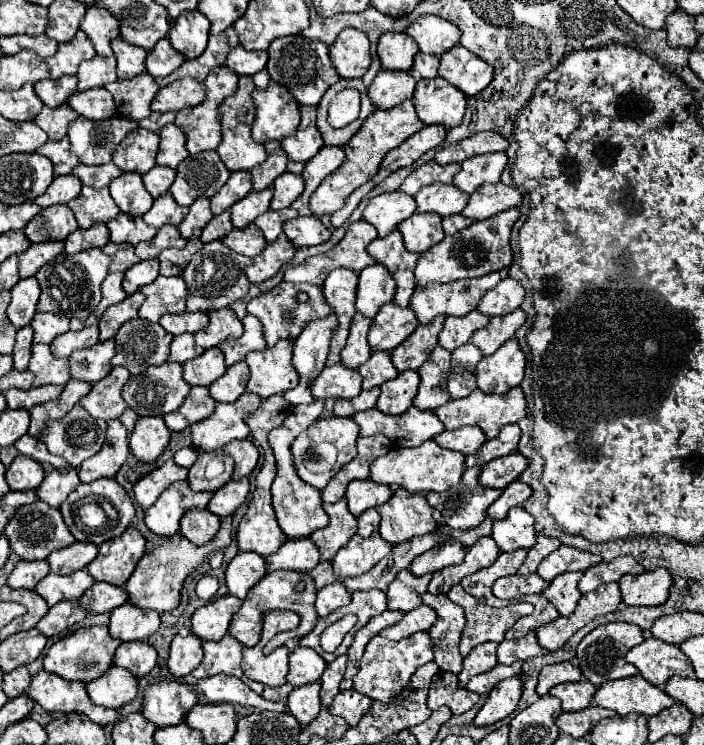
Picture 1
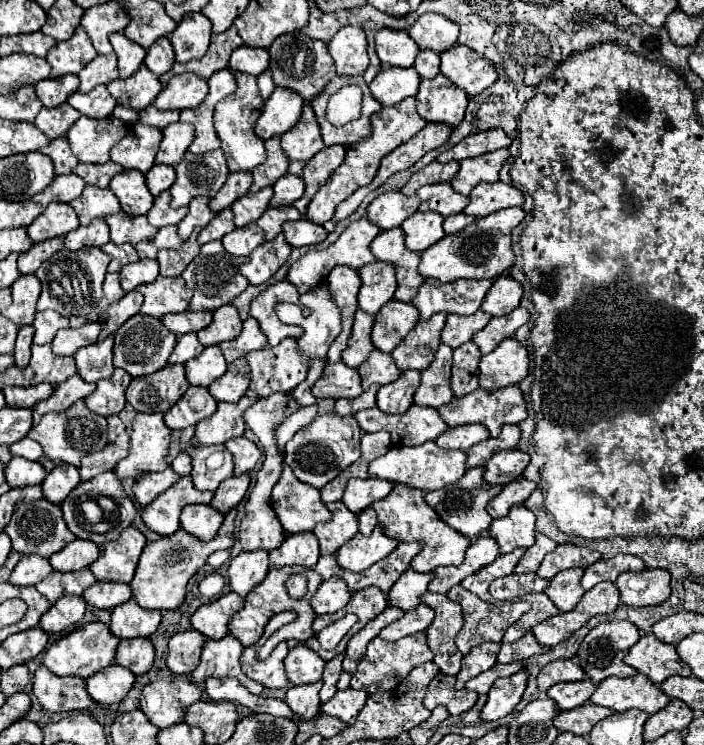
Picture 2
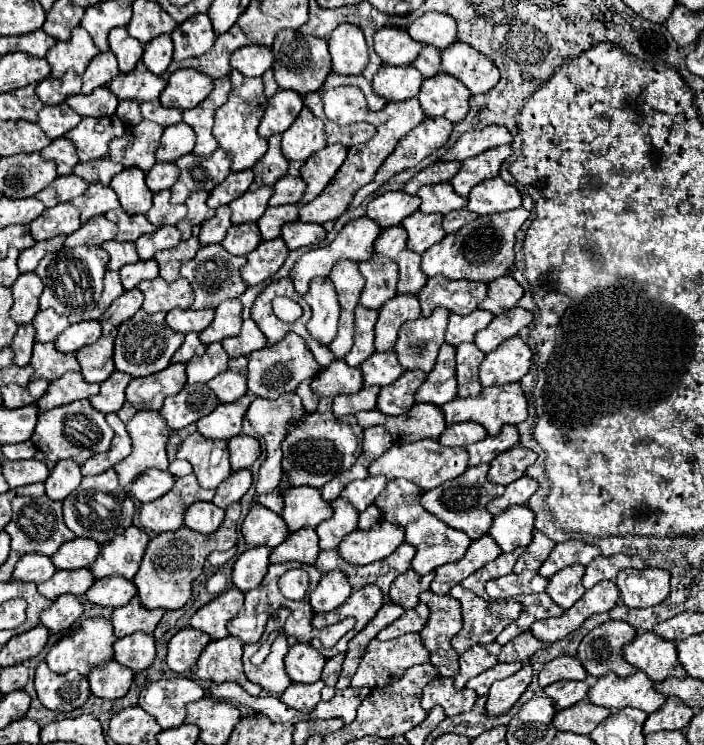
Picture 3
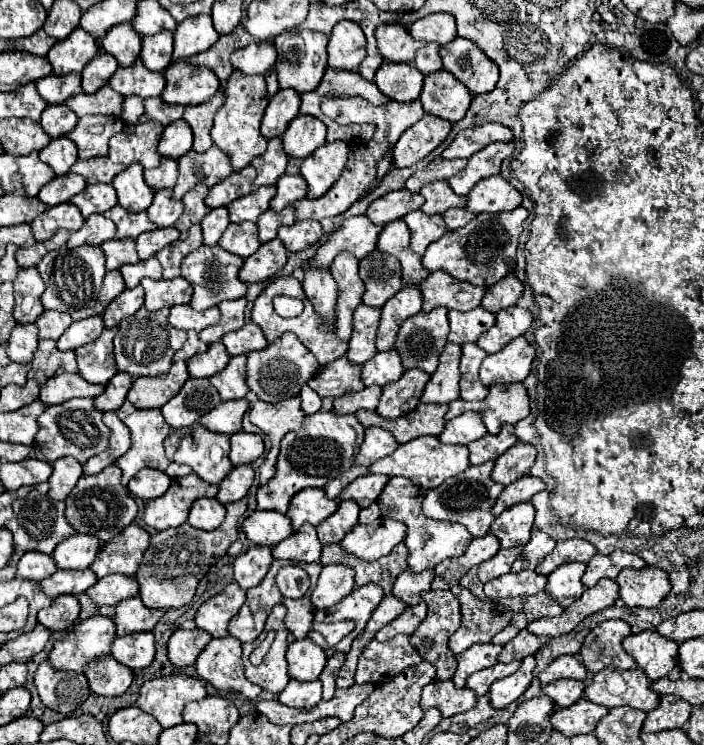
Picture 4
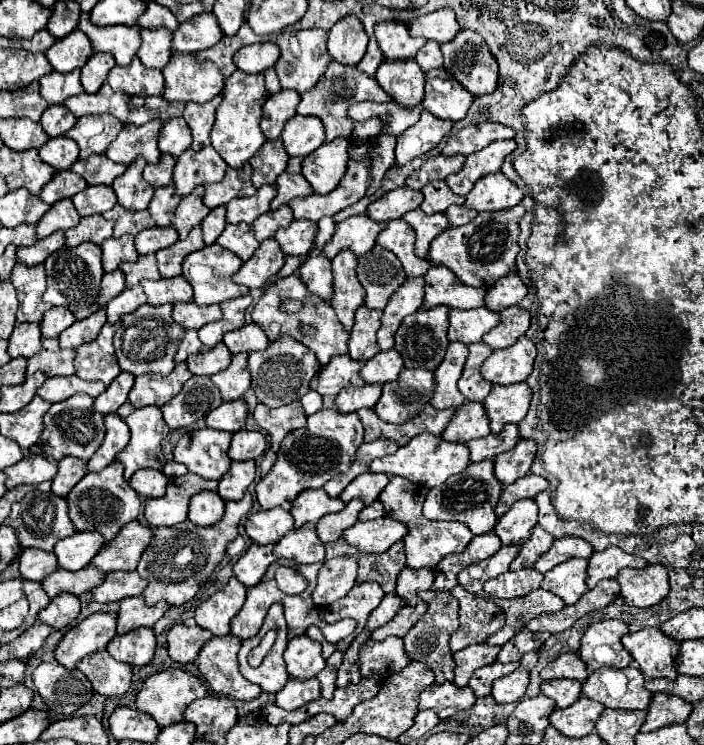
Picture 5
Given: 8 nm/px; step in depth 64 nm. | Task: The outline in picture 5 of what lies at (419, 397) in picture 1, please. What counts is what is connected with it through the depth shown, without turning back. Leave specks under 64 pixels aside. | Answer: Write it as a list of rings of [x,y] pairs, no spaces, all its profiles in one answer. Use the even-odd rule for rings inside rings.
[[[450,342],[442,364],[434,370],[436,390],[432,396],[432,406],[438,410],[458,408],[466,398],[458,390],[458,380],[468,356],[468,346],[462,342]]]

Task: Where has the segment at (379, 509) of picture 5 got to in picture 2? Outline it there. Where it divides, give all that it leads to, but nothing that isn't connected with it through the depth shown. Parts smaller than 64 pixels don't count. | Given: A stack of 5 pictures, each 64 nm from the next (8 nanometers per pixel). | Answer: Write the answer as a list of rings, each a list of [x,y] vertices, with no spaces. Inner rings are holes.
[[[368,506],[368,508],[360,514],[360,532],[368,536],[368,534],[374,530],[376,524],[378,524],[378,520],[376,520],[376,512],[374,512],[372,506]]]

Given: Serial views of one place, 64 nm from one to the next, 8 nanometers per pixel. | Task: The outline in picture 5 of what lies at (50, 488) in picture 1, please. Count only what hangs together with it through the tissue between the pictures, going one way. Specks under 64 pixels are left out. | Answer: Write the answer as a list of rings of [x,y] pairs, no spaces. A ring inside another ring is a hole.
[[[72,456],[62,458],[58,462],[58,474],[52,480],[52,492],[64,498],[86,474],[88,474],[86,460],[72,458]]]

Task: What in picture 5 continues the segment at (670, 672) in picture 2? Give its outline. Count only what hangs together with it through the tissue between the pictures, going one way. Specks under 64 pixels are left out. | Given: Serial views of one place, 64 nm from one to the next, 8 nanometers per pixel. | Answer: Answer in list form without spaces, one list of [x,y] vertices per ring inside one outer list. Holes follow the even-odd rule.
[[[642,628],[622,636],[624,648],[638,662],[640,672],[646,680],[678,676],[674,660],[678,656],[678,642],[666,636],[660,628]]]

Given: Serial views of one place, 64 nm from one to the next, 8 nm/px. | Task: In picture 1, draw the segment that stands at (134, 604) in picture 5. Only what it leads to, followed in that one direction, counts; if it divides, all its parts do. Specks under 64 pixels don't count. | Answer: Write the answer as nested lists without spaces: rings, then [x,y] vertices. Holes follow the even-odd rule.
[[[130,602],[112,610],[110,616],[110,636],[122,642],[146,640],[160,626],[160,614],[156,610],[144,610]]]

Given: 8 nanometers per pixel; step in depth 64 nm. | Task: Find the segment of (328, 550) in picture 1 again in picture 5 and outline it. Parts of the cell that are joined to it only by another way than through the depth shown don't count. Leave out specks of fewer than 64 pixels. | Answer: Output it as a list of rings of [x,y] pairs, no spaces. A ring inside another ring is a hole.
[[[356,498],[356,500],[350,500],[342,512],[322,516],[316,524],[318,526],[318,538],[322,542],[332,542],[336,538],[342,538],[344,530],[358,522],[358,514],[362,508],[364,508],[364,504]]]

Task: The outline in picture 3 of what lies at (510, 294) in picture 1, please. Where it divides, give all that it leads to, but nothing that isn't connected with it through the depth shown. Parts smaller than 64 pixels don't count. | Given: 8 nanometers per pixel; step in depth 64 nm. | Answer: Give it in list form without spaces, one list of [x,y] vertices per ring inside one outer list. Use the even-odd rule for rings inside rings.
[[[502,276],[496,282],[488,284],[488,294],[480,302],[480,308],[498,316],[504,314],[508,308],[514,308],[522,294],[524,294],[522,286],[512,276]]]

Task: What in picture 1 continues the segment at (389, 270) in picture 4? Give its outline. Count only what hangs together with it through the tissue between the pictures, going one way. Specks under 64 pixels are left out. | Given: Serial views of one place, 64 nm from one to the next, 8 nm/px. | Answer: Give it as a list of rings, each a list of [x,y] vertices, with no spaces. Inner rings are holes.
[[[372,264],[360,272],[360,284],[356,292],[356,310],[362,312],[366,318],[374,318],[386,302],[394,298],[394,280],[390,272],[380,266]]]

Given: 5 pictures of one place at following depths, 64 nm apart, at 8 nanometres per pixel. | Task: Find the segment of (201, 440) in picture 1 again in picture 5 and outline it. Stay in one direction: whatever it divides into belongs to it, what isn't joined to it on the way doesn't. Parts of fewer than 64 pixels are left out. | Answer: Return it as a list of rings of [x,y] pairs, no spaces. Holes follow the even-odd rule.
[[[240,398],[222,402],[222,406],[218,406],[212,414],[206,416],[206,424],[214,430],[226,430],[234,434],[244,430],[246,418],[248,418],[248,404]]]

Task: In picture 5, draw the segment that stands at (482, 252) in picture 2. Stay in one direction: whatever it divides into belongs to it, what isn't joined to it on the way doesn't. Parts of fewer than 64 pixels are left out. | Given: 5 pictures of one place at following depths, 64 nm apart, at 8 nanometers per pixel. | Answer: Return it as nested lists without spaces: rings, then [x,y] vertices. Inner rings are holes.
[[[518,204],[510,210],[494,210],[494,212],[480,212],[472,222],[460,226],[460,228],[448,228],[440,236],[434,238],[430,246],[430,262],[448,266],[464,284],[488,288],[498,278],[510,274],[516,266],[516,254],[518,254],[518,222],[524,216],[524,206]]]

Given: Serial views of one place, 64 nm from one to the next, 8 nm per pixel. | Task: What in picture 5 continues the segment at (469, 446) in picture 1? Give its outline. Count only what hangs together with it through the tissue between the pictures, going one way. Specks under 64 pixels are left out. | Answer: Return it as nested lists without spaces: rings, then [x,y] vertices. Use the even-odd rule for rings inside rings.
[[[466,402],[456,418],[448,424],[442,438],[448,442],[460,442],[466,444],[474,438],[482,438],[490,434],[490,420],[486,416],[482,402]]]

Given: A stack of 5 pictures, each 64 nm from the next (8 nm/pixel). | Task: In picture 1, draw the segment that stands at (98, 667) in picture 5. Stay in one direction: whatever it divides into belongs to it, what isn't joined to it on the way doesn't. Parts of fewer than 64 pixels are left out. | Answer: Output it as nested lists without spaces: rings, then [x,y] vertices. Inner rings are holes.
[[[110,666],[100,678],[86,684],[92,702],[106,708],[120,708],[136,696],[138,680],[124,668]]]

